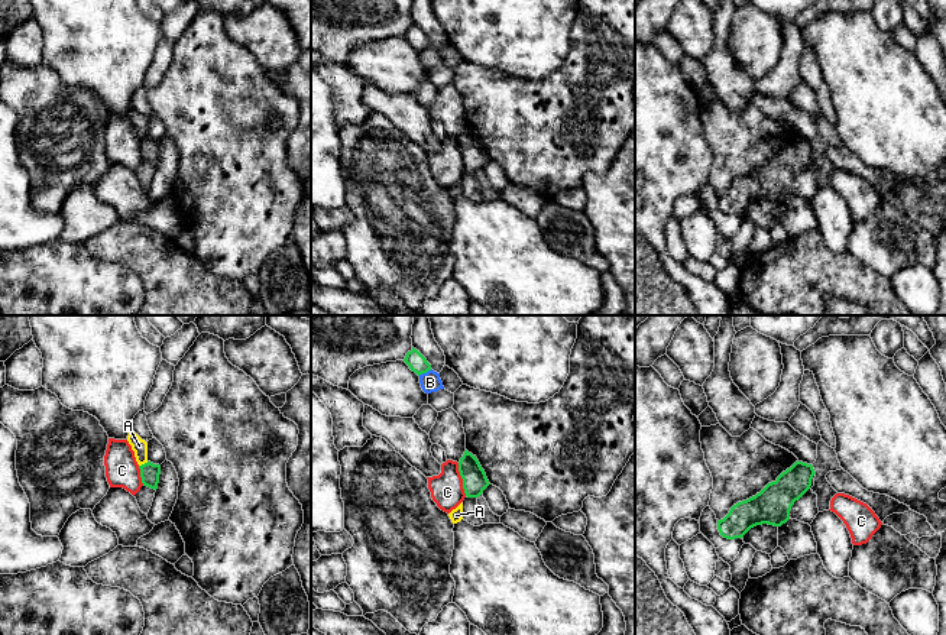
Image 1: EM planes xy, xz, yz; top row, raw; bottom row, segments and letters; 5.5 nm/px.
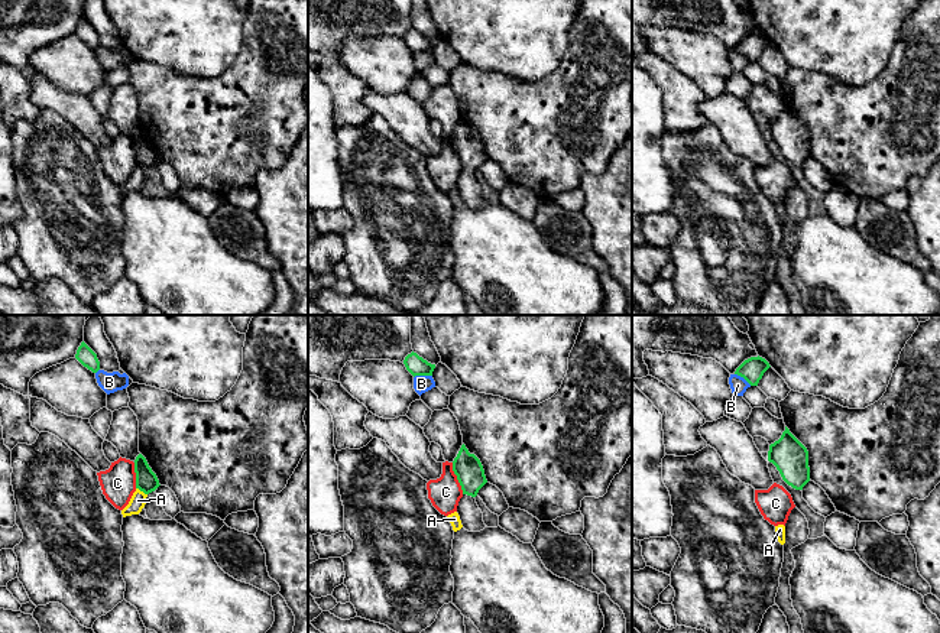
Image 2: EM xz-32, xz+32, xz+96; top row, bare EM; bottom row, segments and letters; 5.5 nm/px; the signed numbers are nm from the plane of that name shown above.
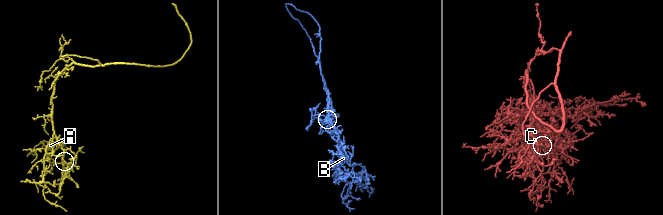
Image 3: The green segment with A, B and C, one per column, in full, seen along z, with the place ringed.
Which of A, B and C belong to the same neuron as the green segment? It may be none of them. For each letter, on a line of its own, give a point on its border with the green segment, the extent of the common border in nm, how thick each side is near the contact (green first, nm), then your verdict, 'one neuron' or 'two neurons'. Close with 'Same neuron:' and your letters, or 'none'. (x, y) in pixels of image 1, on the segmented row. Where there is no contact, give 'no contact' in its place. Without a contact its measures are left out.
A: xy (145, 463) | 60 nm | 110/90 nm | two neurons
B: xz (424, 372) | 90 nm | 100/110 nm | two neurons
C: xz (462, 478) | 190 nm | 140/180 nm | two neurons
Same neuron: none

